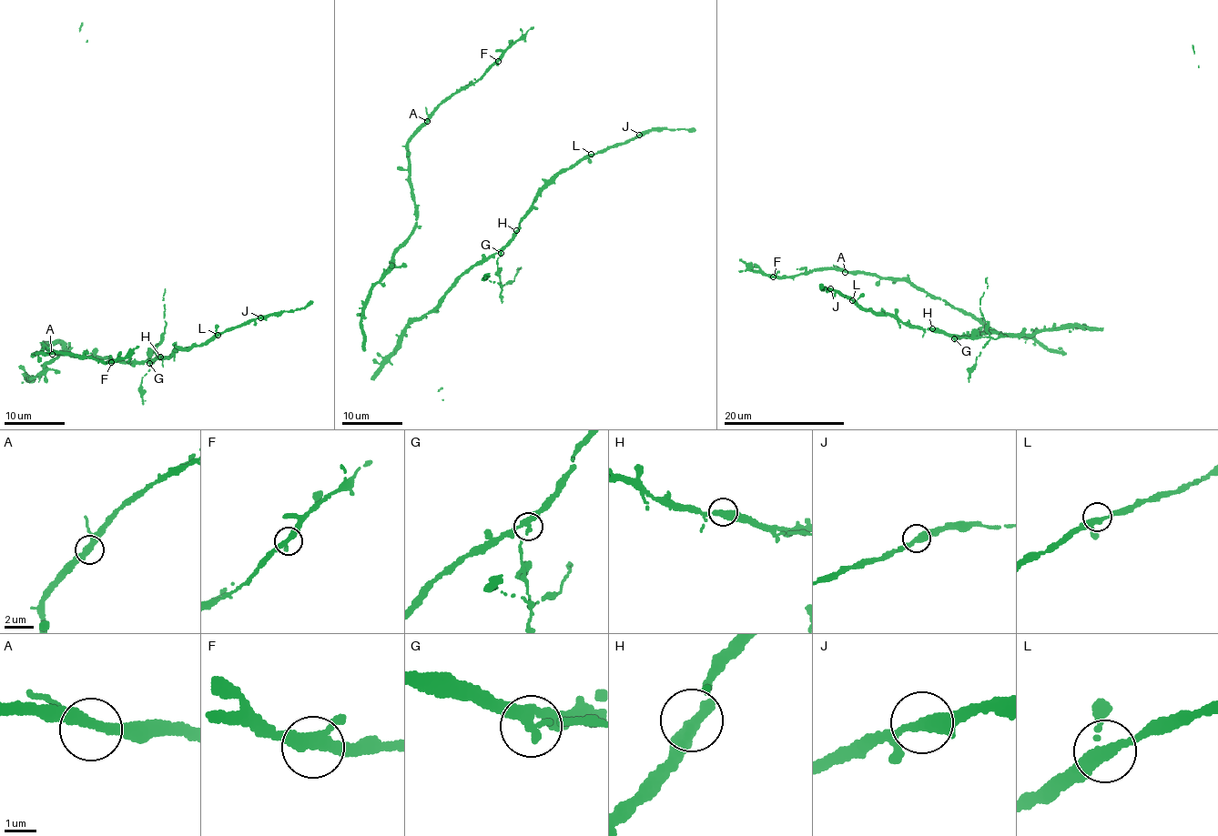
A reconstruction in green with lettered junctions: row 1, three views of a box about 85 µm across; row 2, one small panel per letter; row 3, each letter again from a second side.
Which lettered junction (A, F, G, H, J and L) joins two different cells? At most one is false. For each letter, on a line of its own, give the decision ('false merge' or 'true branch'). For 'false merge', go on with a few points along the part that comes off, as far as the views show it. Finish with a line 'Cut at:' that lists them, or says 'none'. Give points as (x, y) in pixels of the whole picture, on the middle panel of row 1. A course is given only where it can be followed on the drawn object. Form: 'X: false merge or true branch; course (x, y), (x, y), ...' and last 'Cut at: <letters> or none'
A: true branch
F: true branch
G: false merge; course (501, 253), (496, 260), (502, 287), (513, 280), (518, 267), (518, 271), (522, 267)
H: true branch
J: true branch
L: true branch
Cut at: G

